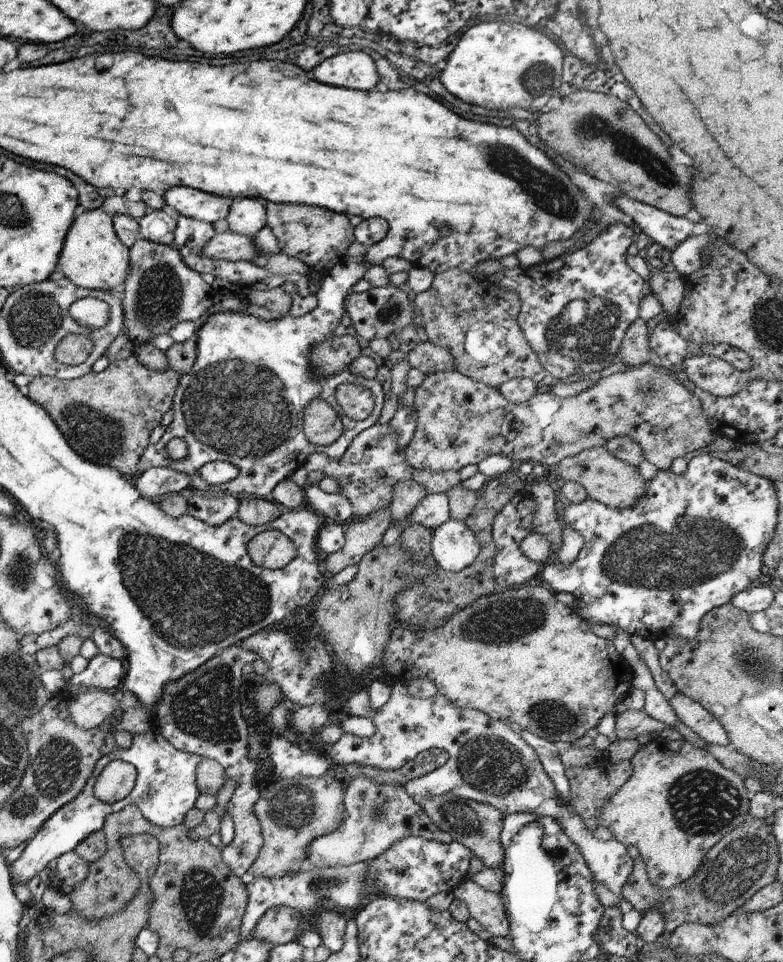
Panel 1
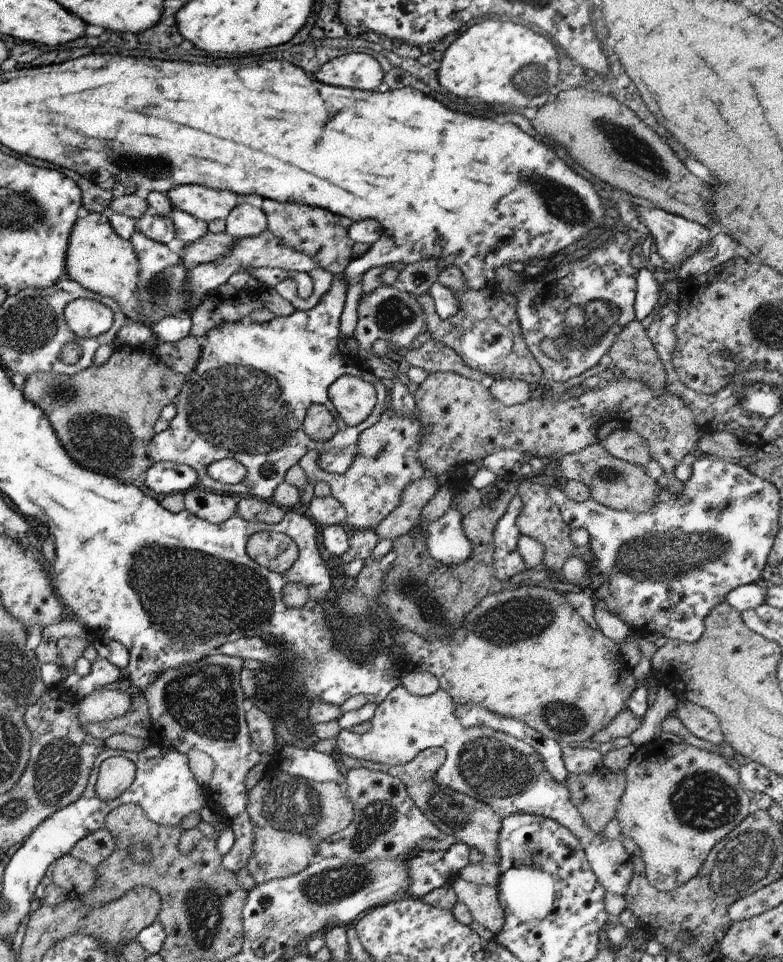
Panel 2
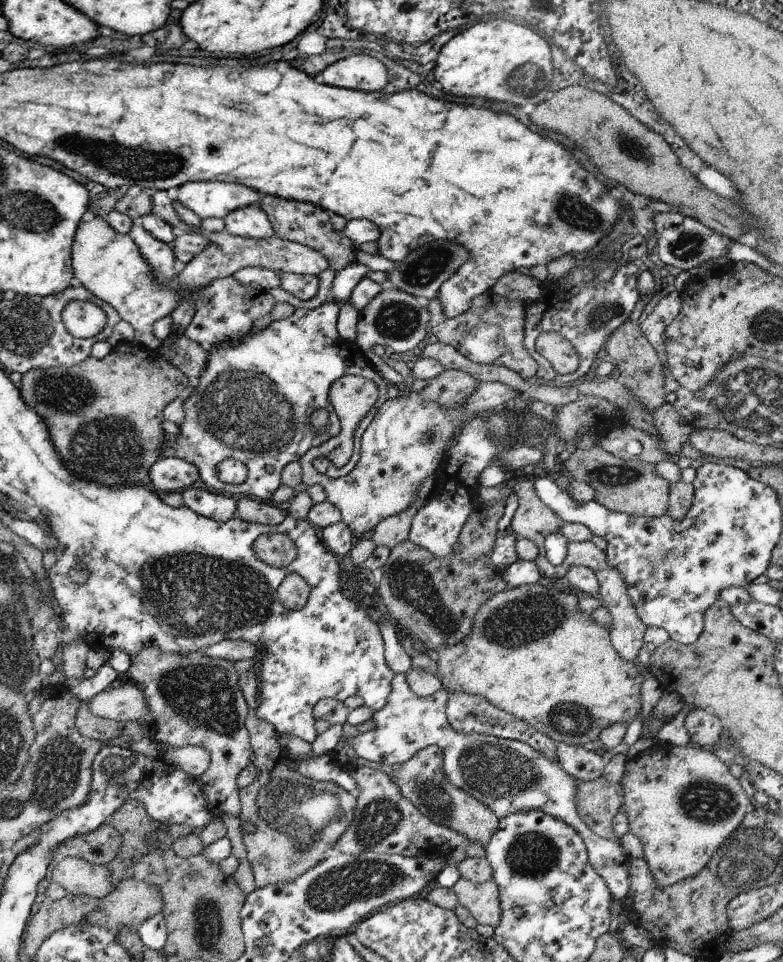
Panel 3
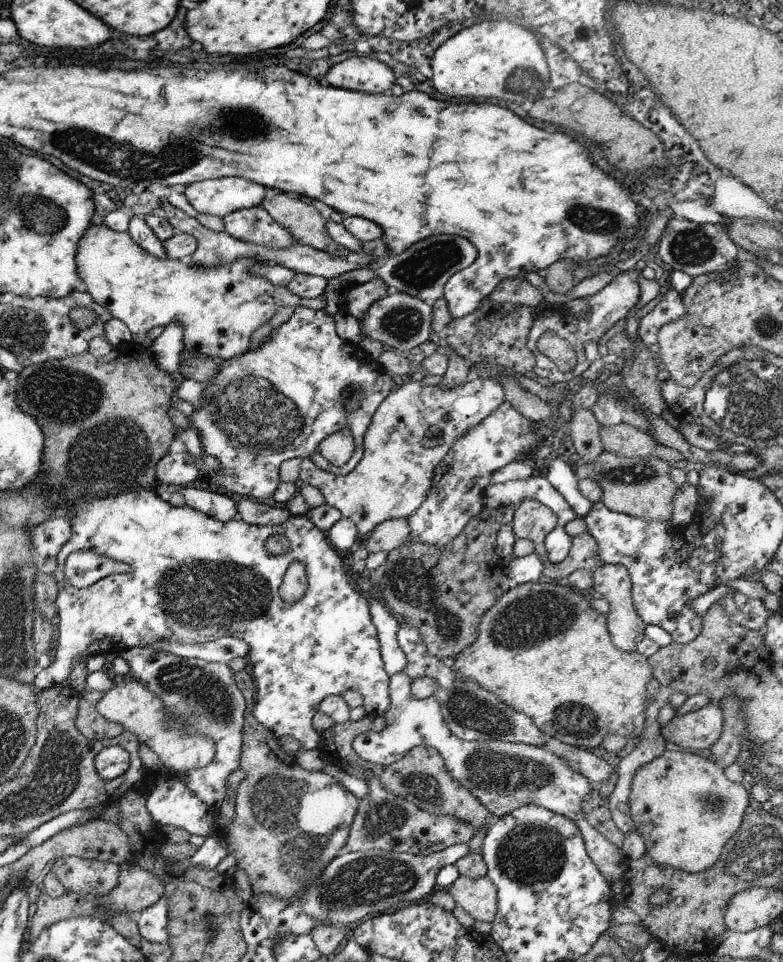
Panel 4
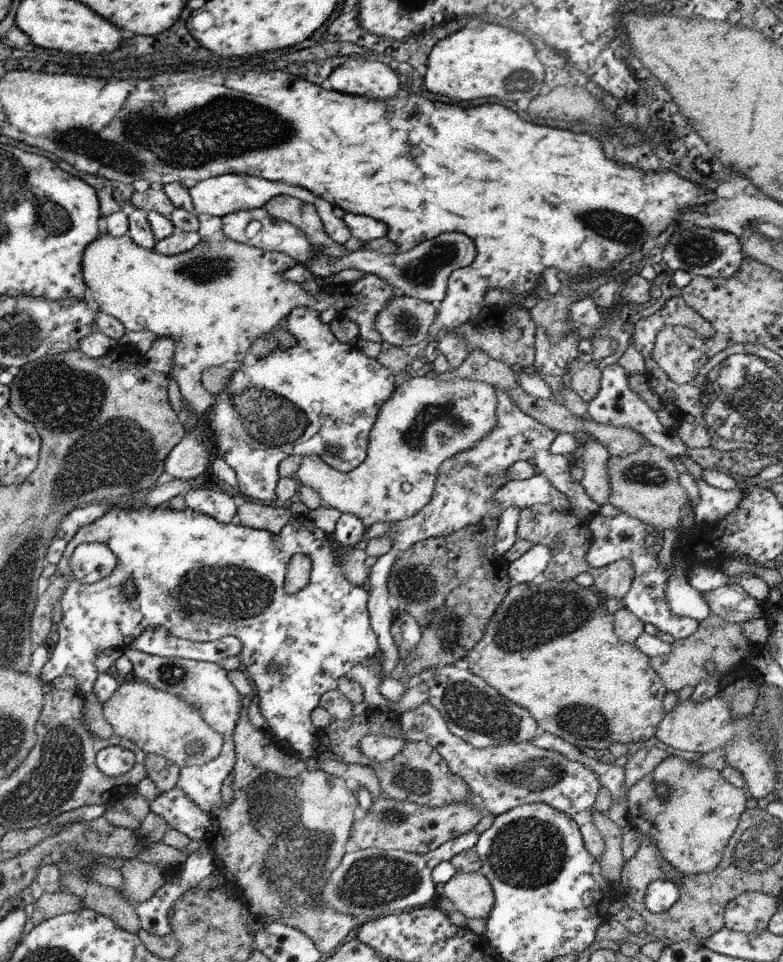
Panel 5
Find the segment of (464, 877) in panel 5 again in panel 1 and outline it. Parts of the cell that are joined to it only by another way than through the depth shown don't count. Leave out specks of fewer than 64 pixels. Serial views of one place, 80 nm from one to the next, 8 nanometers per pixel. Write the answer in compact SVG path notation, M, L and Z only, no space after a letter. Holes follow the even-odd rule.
M466 878L455 888L455 898L463 900L472 918L490 932L491 936L509 936L509 918L502 893L485 890L483 885Z

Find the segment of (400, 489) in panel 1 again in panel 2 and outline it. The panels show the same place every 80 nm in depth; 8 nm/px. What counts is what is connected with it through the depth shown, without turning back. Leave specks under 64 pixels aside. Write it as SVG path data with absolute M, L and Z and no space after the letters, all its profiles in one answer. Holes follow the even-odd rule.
M427 473L421 479L408 484L402 494L402 503L375 528L379 540L394 541L417 526L421 510L439 488L435 478L436 475Z

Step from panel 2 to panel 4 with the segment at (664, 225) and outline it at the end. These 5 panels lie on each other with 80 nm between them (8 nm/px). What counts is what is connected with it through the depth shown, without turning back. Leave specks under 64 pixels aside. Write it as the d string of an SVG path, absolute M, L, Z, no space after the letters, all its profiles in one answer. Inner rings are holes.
M669 218L666 223L665 232L660 240L657 258L668 264L674 271L684 271L693 278L711 272L726 271L734 268L740 261L740 249L728 236L727 229L722 225L696 224L689 220L678 220Z

